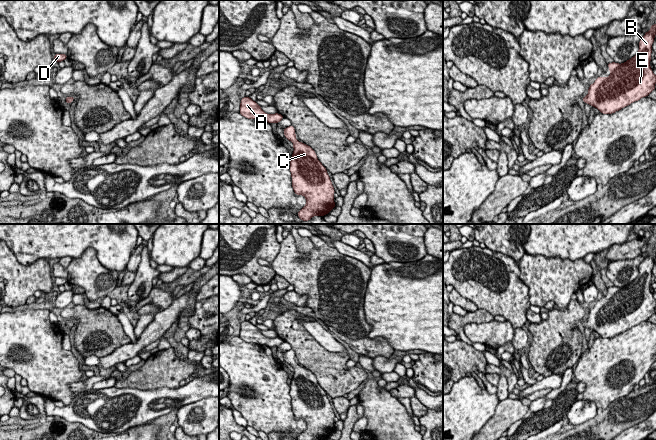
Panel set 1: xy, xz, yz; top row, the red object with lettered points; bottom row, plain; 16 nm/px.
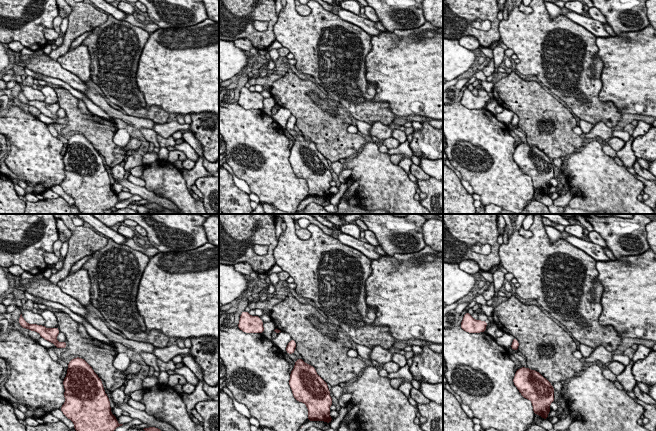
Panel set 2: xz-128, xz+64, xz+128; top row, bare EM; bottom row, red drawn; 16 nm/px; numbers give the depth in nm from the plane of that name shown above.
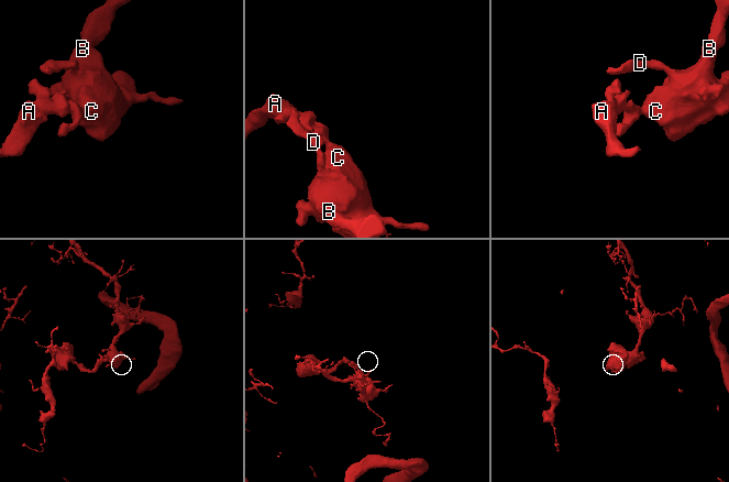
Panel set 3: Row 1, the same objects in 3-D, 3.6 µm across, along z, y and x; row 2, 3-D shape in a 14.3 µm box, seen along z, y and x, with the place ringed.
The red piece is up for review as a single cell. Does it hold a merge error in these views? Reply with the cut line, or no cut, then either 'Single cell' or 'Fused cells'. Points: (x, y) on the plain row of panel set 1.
No split. Single cell

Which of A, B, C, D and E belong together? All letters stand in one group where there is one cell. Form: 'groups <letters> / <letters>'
groups A B C D E

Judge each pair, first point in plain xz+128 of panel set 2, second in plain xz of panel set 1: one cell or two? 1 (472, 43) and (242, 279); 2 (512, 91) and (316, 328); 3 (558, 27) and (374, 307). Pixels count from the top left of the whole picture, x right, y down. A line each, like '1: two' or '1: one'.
1: one
2: two
3: two

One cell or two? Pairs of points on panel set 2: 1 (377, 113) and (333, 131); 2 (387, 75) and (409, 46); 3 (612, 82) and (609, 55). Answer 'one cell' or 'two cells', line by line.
1: two cells
2: one cell
3: one cell

